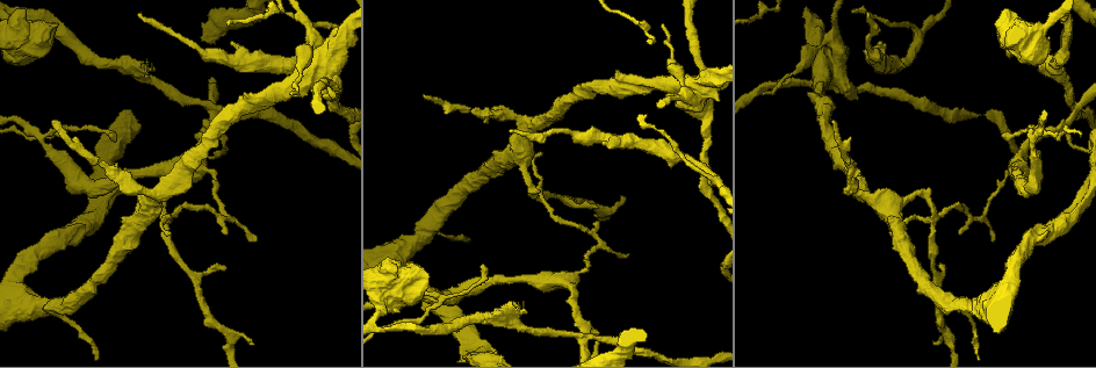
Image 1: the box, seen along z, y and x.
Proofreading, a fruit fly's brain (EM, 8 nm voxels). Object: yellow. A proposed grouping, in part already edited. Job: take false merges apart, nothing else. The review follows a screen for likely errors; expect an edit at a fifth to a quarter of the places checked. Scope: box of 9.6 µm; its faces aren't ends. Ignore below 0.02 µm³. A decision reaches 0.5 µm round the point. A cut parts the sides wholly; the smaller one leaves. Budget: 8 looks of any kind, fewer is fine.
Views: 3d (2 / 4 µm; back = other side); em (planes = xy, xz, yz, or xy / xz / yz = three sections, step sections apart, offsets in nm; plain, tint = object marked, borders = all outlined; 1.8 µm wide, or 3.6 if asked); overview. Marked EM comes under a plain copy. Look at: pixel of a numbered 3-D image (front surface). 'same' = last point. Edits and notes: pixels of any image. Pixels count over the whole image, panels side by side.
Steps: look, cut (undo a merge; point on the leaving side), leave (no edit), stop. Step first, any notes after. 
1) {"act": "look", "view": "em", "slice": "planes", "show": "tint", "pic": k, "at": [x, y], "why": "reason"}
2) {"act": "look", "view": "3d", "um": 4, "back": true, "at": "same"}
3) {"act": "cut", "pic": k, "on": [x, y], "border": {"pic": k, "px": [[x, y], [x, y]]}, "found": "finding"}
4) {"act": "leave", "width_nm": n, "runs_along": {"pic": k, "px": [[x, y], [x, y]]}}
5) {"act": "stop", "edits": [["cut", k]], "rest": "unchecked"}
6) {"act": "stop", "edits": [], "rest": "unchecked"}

{"act": "look", "view": "3d", "um": 2, "back": true, "pic": 1, "at": [934, 218], "why": "sharp bend"}

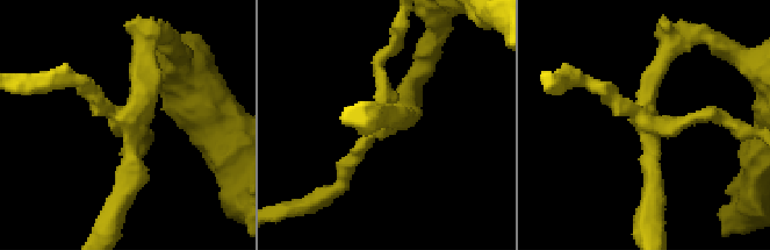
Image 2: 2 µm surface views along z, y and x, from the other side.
{"act": "look", "view": "em", "slice": "xz", "step": 16, "show": "borders", "pic": 2, "at": [644, 118]}

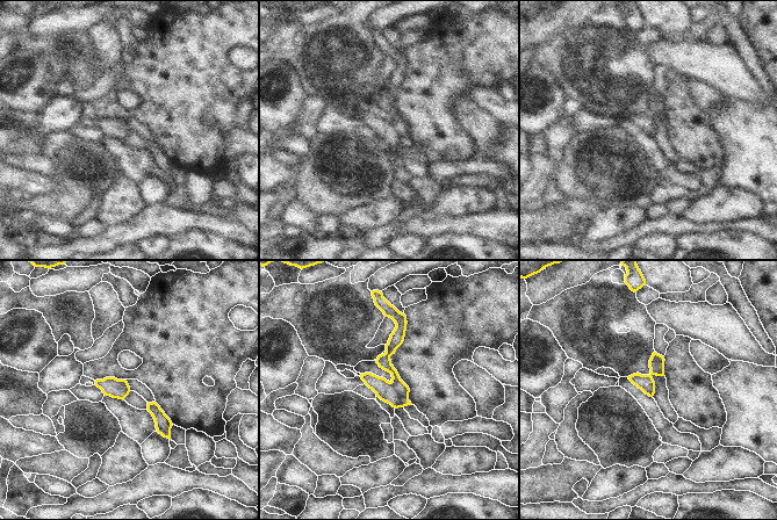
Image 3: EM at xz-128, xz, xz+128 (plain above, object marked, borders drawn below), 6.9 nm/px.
{"act": "cut", "pic": 3, "on": [383, 361], "found": "two neurons meet here"}

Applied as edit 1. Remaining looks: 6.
{"act": "look", "view": "3d", "um": 4, "pic": 1, "at": [1033, 38], "why": "sudden change in width"}

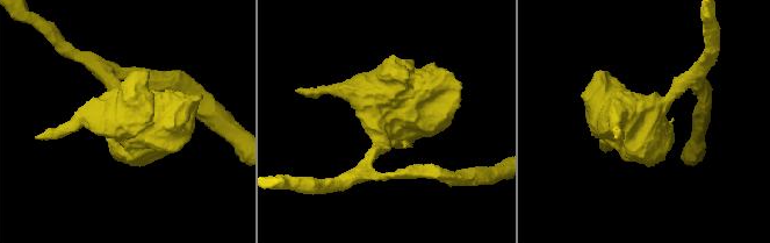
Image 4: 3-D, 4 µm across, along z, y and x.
{"act": "look", "view": "em", "um": 3.6, "slice": "yz", "step": 8, "show": "tint", "pic": 4, "at": [643, 124], "why": "need the tissue"}

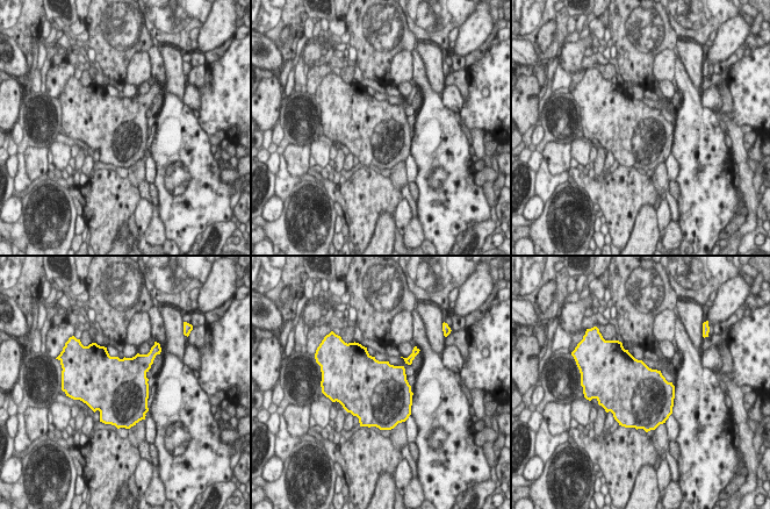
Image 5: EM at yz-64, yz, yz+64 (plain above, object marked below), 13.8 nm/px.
{"act": "leave", "found": "one neuron here"}

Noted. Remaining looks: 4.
{"act": "look", "view": "3d", "um": 2, "pic": 1, "at": [501, 318], "why": "arms part here"}

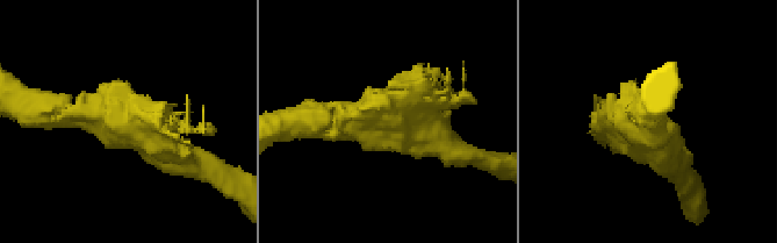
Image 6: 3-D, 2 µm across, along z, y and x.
{"act": "look", "view": "em", "um": 3.6, "slice": "planes", "show": "tint", "pic": 6, "at": [645, 128], "why": "shape alone is not enough"}

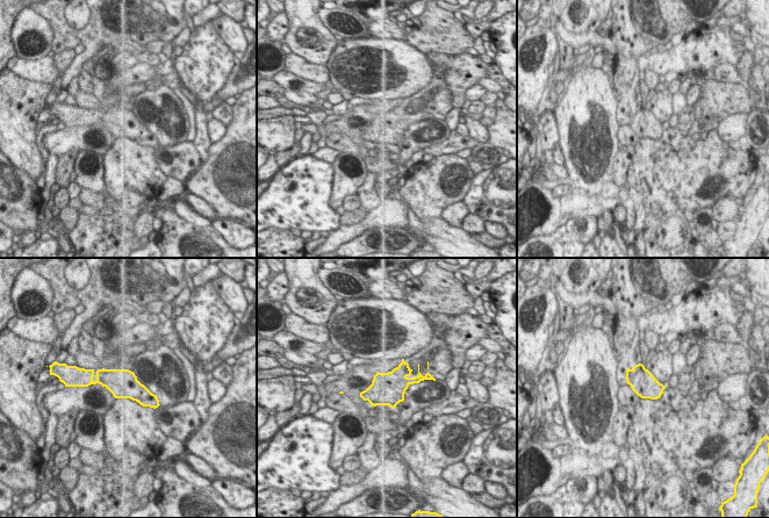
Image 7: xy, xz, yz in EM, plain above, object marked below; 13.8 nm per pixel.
{"act": "leave", "found": "one neuron here"}

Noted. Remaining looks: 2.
{"act": "stop", "edits": [["cut", 3]], "rest": "unchecked"}

